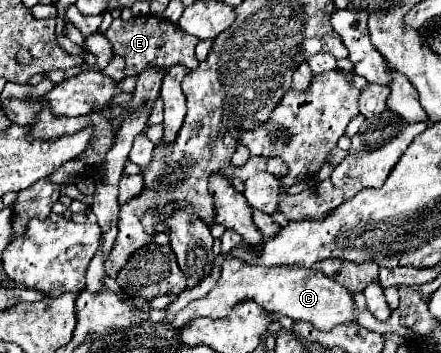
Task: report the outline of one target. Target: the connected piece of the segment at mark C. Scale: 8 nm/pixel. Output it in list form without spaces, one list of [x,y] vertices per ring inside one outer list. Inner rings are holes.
[[[228,258],[222,264],[222,276],[216,282],[216,286],[208,292],[206,298],[198,302],[190,302],[184,310],[180,310],[174,318],[174,328],[184,326],[186,322],[208,316],[208,318],[222,318],[230,312],[230,306],[240,300],[254,300],[258,302],[266,312],[276,312],[282,316],[288,316],[292,320],[308,322],[314,326],[318,332],[330,332],[340,324],[350,324],[356,322],[356,312],[358,306],[352,298],[352,294],[340,286],[338,282],[326,278],[324,274],[312,270],[312,268],[302,268],[302,266],[262,266],[262,268],[252,268],[250,264],[238,260],[238,258]]]

